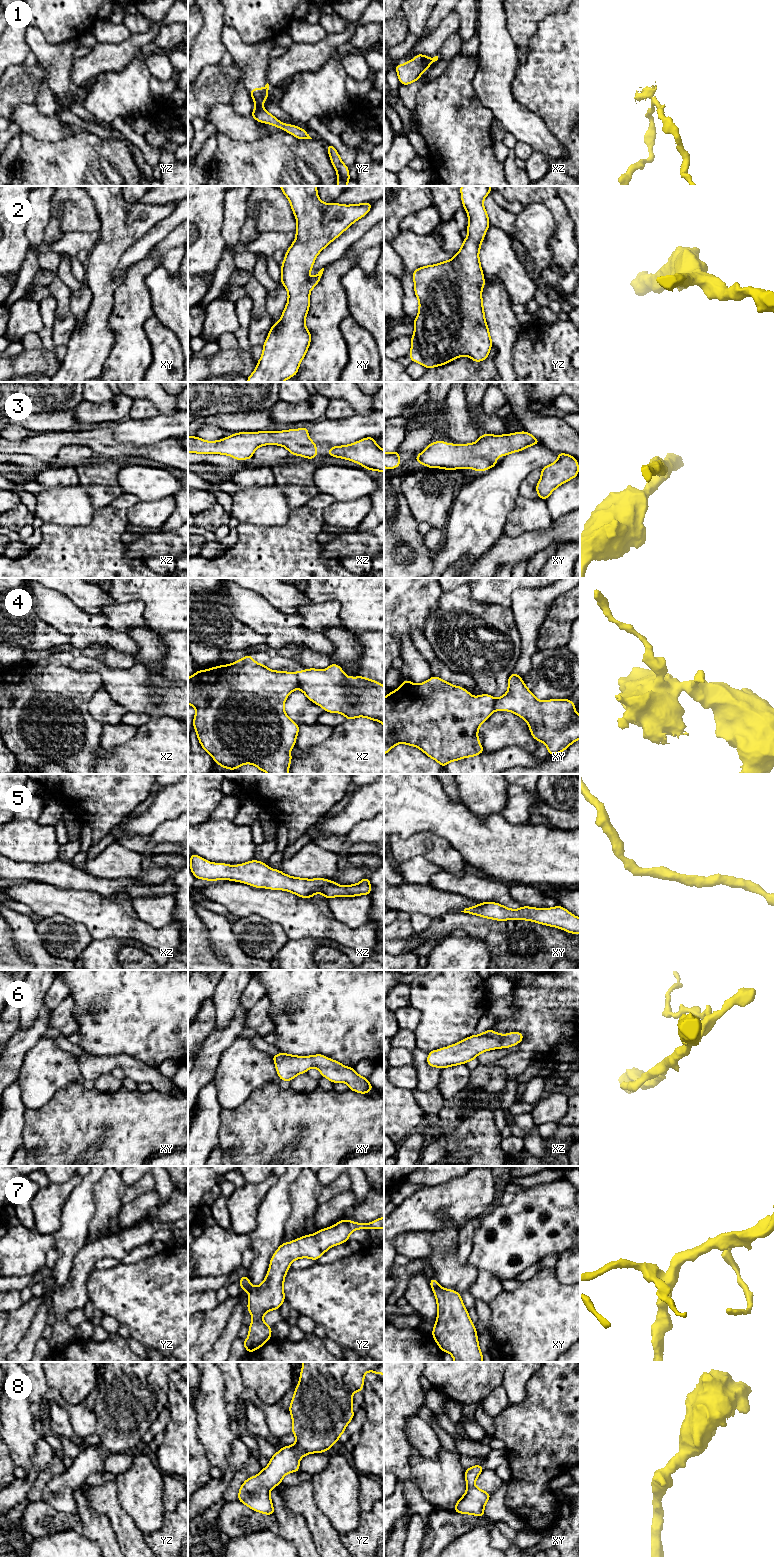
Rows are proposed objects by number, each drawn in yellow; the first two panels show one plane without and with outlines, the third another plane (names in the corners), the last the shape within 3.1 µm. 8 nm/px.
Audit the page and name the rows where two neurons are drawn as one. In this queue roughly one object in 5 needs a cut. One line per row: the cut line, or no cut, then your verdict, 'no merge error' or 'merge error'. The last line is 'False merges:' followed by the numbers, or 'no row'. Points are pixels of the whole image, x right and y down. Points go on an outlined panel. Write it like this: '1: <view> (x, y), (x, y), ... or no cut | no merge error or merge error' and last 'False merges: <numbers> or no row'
1: yz (256, 105), (260, 106) | merge error
2: no cut | no merge error
3: no cut | no merge error
4: xz (295, 673), (298, 679), (298, 687) | merge error
5: no cut | no merge error
6: no cut | no merge error
7: no cut | no merge error
8: no cut | no merge error
False merges: 1, 4

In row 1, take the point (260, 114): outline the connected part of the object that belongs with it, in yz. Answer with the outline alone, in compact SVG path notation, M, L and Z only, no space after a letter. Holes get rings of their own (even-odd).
M256 106L250 115L258 122L271 124L275 127L278 127L292 134L297 139L312 139L304 129L295 125L284 124L280 122L276 117L271 115L266 109L261 106Z

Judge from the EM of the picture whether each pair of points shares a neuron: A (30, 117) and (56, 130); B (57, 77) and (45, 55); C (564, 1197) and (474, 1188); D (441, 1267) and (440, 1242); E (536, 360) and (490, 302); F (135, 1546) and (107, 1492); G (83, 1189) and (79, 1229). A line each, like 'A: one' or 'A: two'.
A: one
B: one
C: two
D: one
E: two
F: one
G: one

